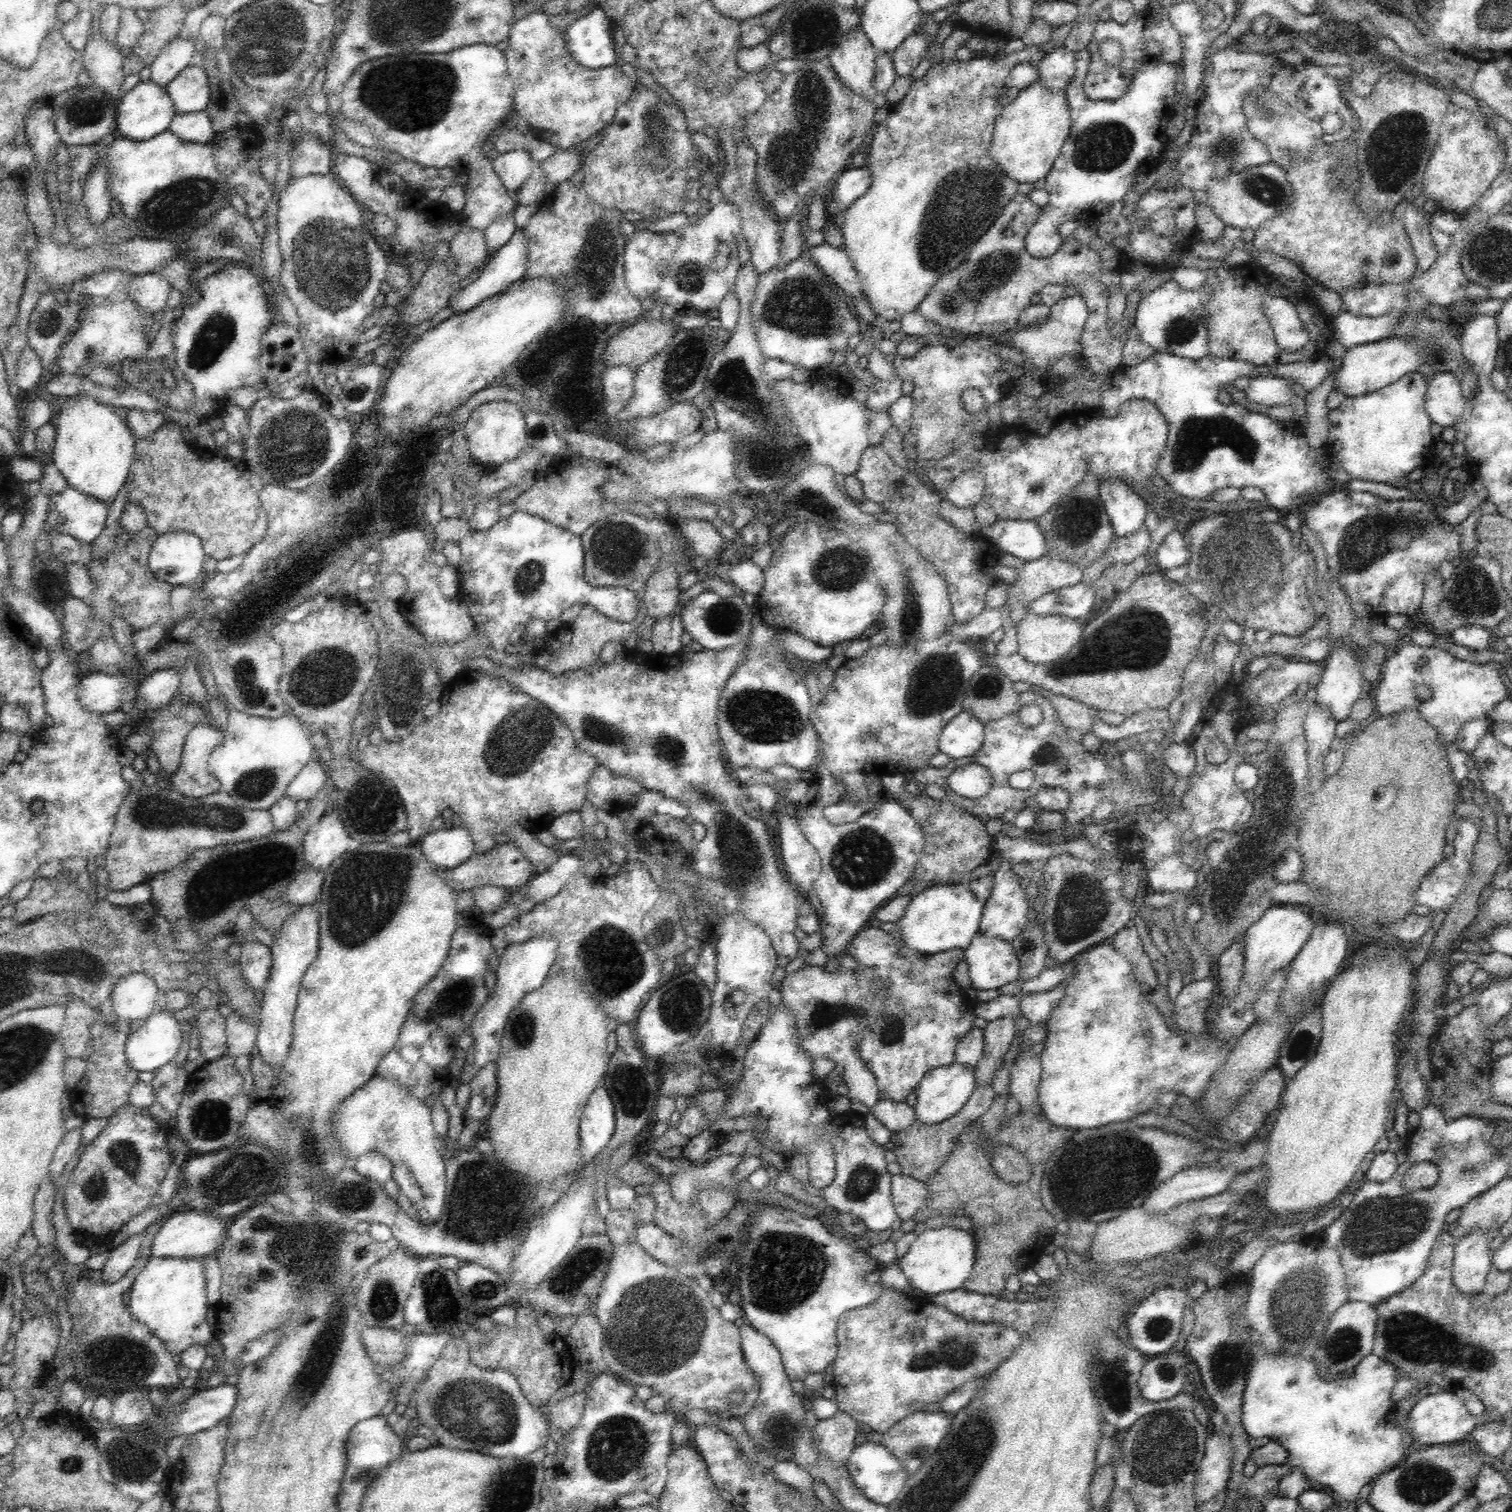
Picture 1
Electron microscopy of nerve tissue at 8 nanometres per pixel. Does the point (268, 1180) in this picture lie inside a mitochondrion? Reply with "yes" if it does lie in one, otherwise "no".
no

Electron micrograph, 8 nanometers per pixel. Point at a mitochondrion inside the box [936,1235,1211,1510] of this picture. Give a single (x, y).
(1165, 1452)

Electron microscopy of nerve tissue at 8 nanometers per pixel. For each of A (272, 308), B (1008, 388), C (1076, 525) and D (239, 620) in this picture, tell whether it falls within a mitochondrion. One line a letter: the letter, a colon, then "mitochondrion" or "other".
A: other
B: other
C: mitochondrion
D: other

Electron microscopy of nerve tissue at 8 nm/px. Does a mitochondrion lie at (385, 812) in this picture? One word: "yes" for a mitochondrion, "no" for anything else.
yes

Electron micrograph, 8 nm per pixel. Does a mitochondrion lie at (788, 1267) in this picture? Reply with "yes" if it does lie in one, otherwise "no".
yes

